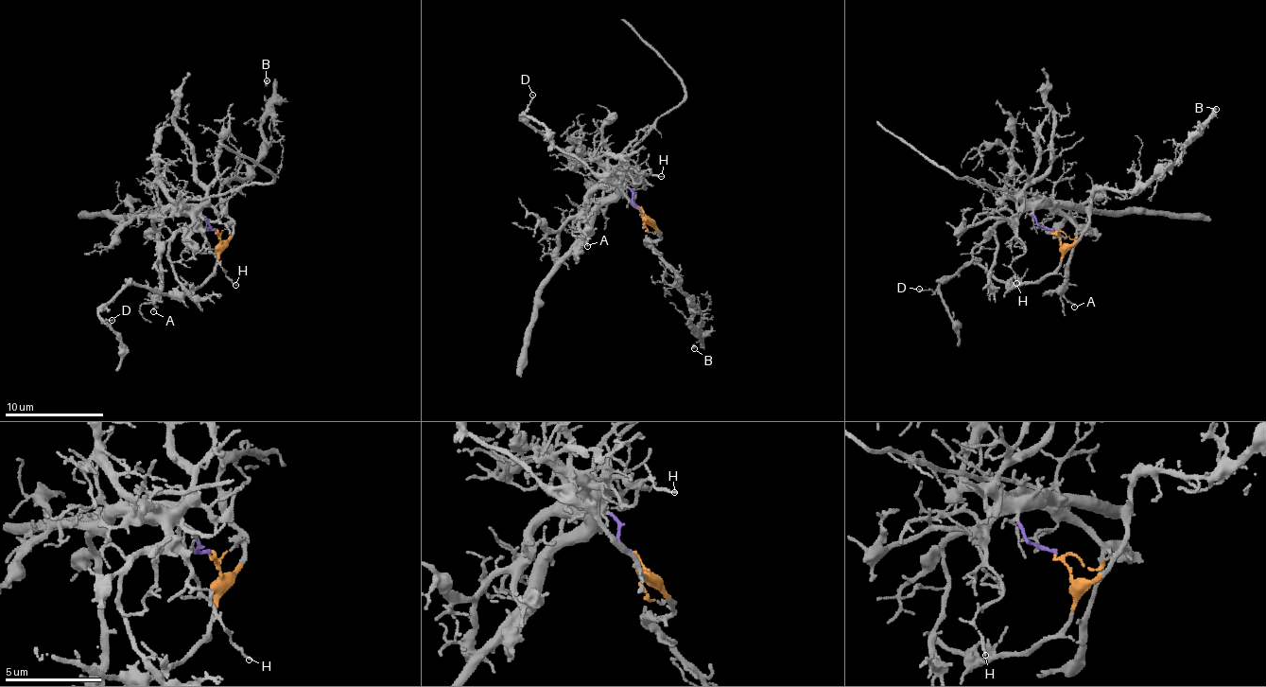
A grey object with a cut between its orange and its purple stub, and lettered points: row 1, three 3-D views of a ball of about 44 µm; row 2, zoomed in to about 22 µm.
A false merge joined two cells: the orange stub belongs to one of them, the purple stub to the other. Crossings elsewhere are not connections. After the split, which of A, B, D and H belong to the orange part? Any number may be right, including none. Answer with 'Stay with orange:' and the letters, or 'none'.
Stay with orange: B, D

